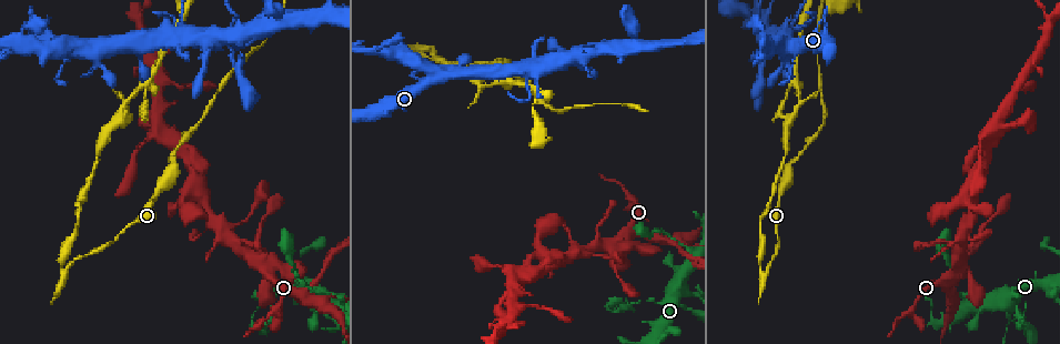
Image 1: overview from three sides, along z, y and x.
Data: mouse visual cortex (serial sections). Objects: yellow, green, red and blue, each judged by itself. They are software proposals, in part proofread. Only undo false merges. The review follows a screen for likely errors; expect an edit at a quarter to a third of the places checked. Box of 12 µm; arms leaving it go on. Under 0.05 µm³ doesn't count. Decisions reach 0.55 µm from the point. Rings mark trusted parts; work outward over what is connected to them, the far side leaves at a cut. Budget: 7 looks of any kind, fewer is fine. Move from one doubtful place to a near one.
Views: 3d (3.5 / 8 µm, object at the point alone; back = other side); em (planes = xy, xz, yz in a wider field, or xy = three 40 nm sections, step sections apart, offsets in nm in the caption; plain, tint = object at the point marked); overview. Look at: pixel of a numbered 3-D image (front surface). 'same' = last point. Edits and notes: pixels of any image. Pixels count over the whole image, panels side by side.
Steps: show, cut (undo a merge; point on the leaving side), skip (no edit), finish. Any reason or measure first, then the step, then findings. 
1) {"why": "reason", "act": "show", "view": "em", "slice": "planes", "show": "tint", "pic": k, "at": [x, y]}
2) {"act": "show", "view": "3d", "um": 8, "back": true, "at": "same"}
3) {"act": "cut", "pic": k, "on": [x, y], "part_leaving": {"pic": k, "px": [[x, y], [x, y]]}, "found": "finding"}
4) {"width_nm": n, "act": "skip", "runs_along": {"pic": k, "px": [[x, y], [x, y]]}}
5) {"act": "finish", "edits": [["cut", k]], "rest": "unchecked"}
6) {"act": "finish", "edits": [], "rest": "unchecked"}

{"why": "four-way junction", "act": "show", "view": "3d", "um": 3.5, "pic": 1, "at": [593, 50]}

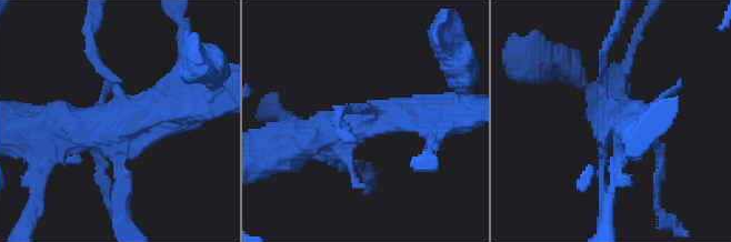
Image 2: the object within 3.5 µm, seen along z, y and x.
{"act": "show", "view": "em", "slice": "xy", "step": 5, "show": "tint", "pic": 2, "at": [114, 121]}

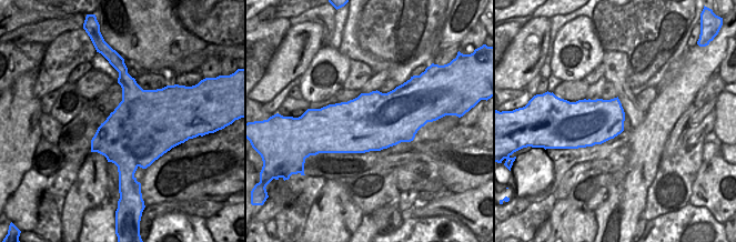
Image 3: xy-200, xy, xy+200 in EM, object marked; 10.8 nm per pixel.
{"why": "another direction", "act": "show", "view": "em", "slice": "xy", "step": 2, "show": "tint", "at": "same"}

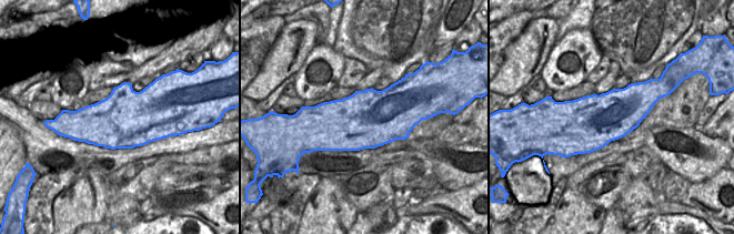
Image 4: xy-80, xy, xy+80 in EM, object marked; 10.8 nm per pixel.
{"act": "skip", "runs_along": {"pic": 2, "px": [[296, 141], [378, 116], [436, 113]]}, "found": "one cell here"}

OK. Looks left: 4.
{"why": "a narrow waist", "act": "show", "view": "3d", "um": 8, "pic": 1, "at": [60, 267]}

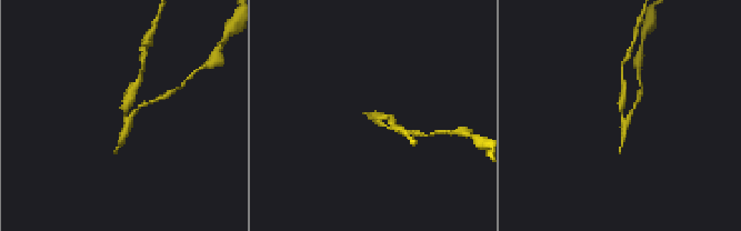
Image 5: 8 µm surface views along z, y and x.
{"why": "shape alone is not enough", "act": "show", "view": "em", "slice": "xy", "step": 3, "show": "tint", "pic": 5, "at": [129, 117]}

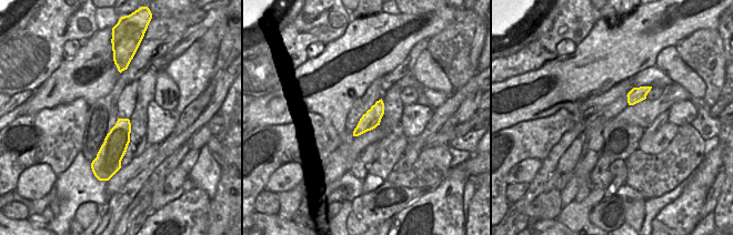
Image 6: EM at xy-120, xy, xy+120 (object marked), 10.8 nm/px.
{"act": "cut", "pic": 5, "on": [128, 102], "part_leaving": {"pic": 5, "px": [[127, 121], [127, 103], [140, 77]]}, "found": "two cells meet here"}

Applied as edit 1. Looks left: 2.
{"why": "thin neck", "act": "show", "view": "3d", "um": 3.5, "pic": 1, "at": [278, 294]}

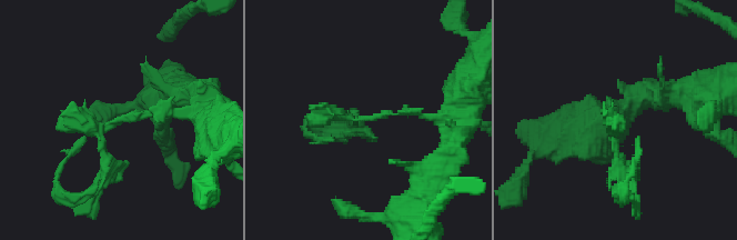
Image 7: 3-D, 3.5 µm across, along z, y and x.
{"act": "show", "view": "em", "slice": "xy", "step": 2, "show": "tint", "pic": 7, "at": [362, 119]}

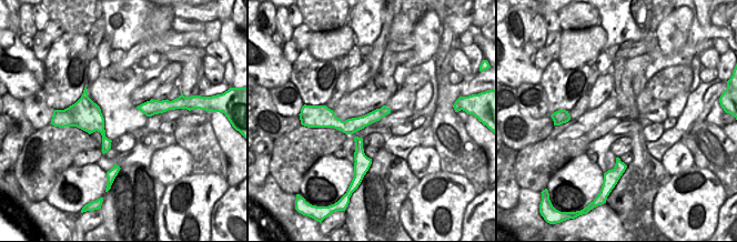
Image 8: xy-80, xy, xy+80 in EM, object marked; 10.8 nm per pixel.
{"act": "skip", "runs_along": {"pic": 8, "px": [[324, 111], [356, 135], [366, 165]]}, "found": "all the same cell"}

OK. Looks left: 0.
{"act": "finish", "edits": [["cut", 5]], "rest": "unchecked"}

